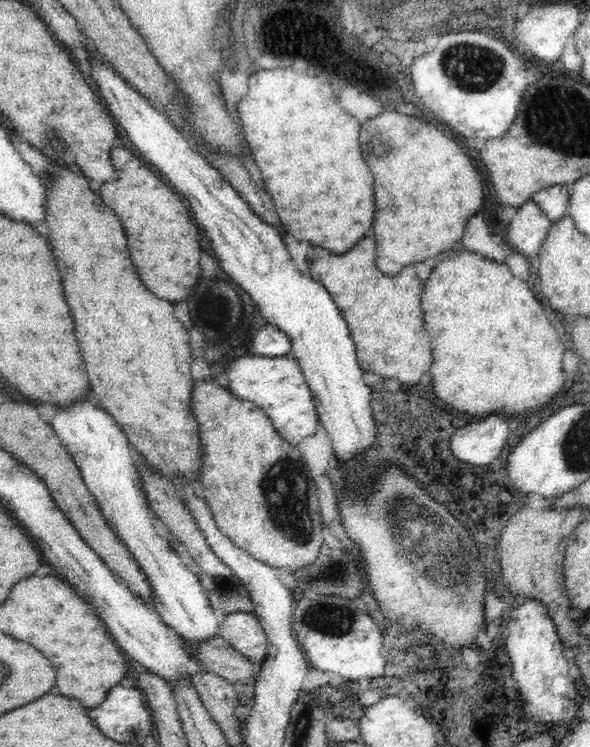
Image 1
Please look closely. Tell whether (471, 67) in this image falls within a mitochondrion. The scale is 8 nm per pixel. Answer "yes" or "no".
yes

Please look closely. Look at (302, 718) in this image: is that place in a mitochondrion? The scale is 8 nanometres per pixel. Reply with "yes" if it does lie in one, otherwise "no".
yes

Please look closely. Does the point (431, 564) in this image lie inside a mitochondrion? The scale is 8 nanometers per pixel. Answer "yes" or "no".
yes

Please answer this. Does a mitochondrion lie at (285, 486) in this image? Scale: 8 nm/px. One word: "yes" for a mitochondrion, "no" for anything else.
yes

